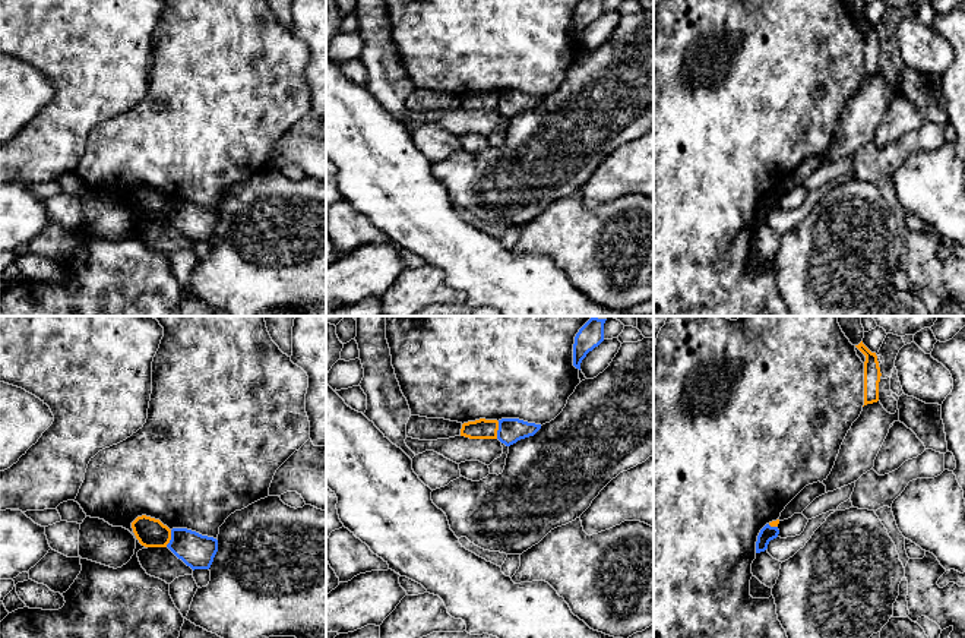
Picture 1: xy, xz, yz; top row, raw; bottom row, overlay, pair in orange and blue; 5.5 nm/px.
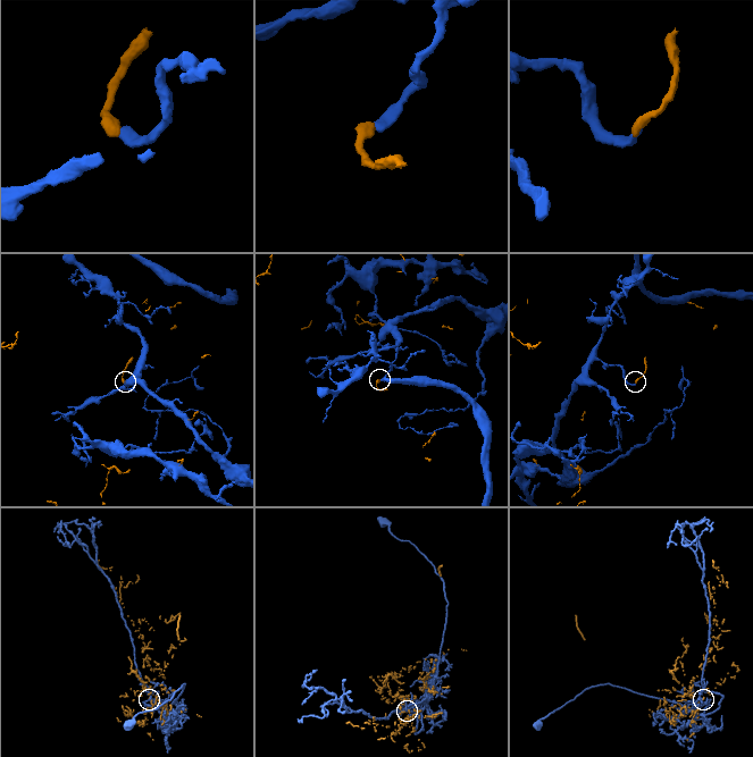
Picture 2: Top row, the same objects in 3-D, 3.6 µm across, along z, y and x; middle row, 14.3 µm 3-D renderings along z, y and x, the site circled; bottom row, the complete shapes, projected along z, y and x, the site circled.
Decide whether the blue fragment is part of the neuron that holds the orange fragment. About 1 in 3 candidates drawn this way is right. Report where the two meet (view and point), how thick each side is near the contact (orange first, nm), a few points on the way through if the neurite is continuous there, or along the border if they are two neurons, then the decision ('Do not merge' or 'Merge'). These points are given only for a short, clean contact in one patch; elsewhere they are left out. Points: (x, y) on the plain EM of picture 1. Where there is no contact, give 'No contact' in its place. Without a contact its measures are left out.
Touches orange at xy (170, 211). Thickness 160 nm (orange) against 190 nm. Boundary: xy (171, 202), (171, 211), (165, 218). Do not merge

